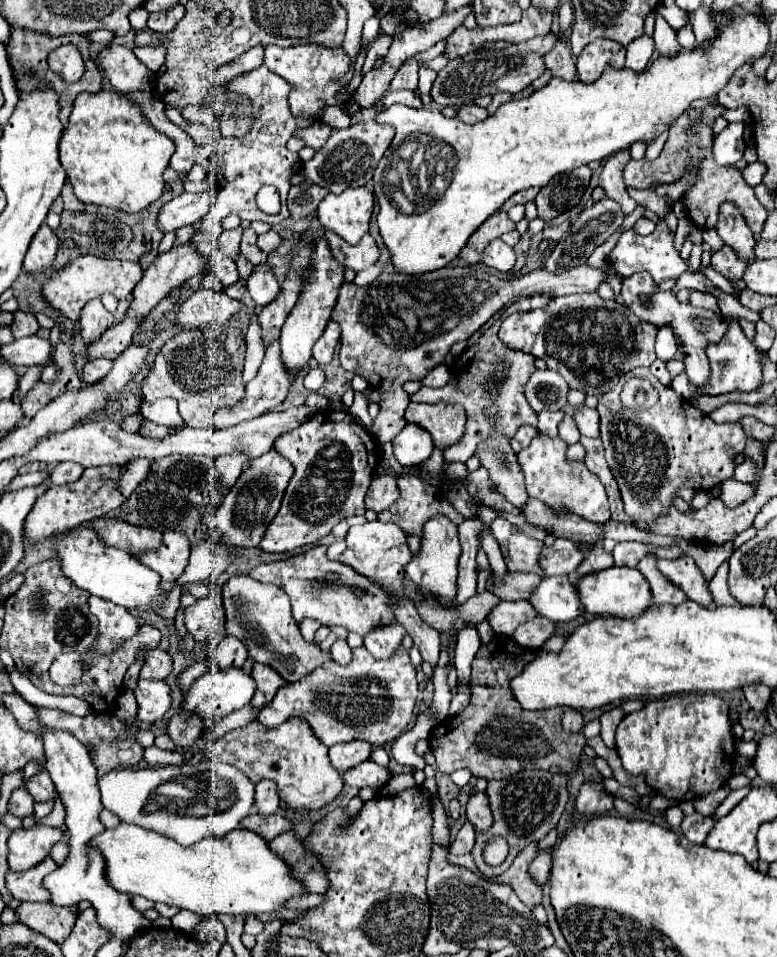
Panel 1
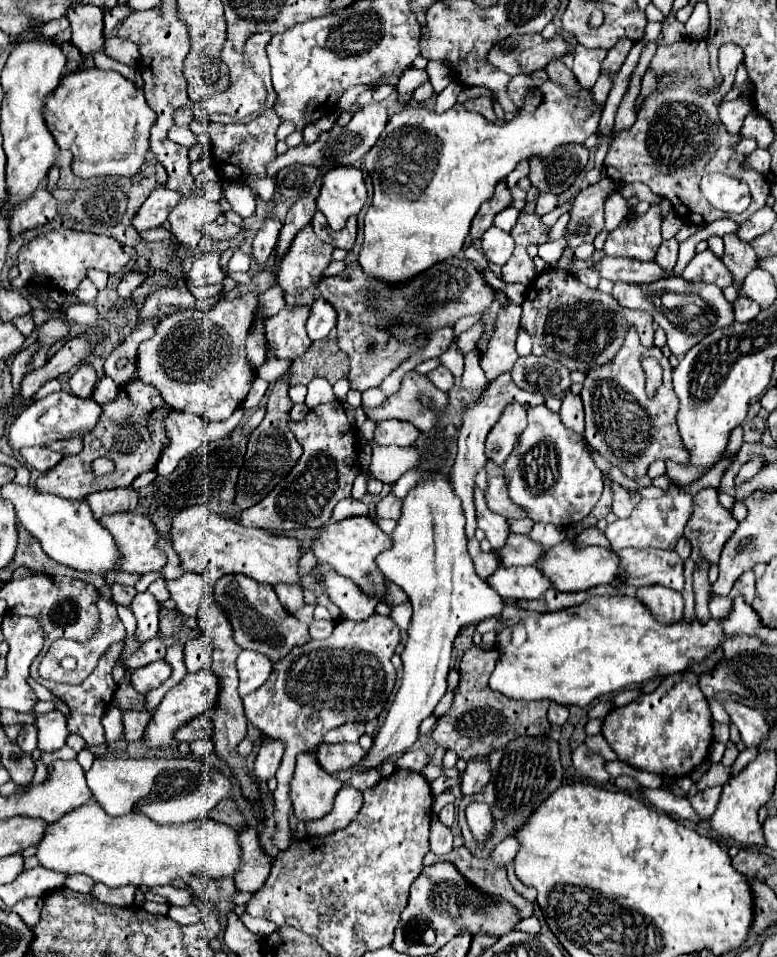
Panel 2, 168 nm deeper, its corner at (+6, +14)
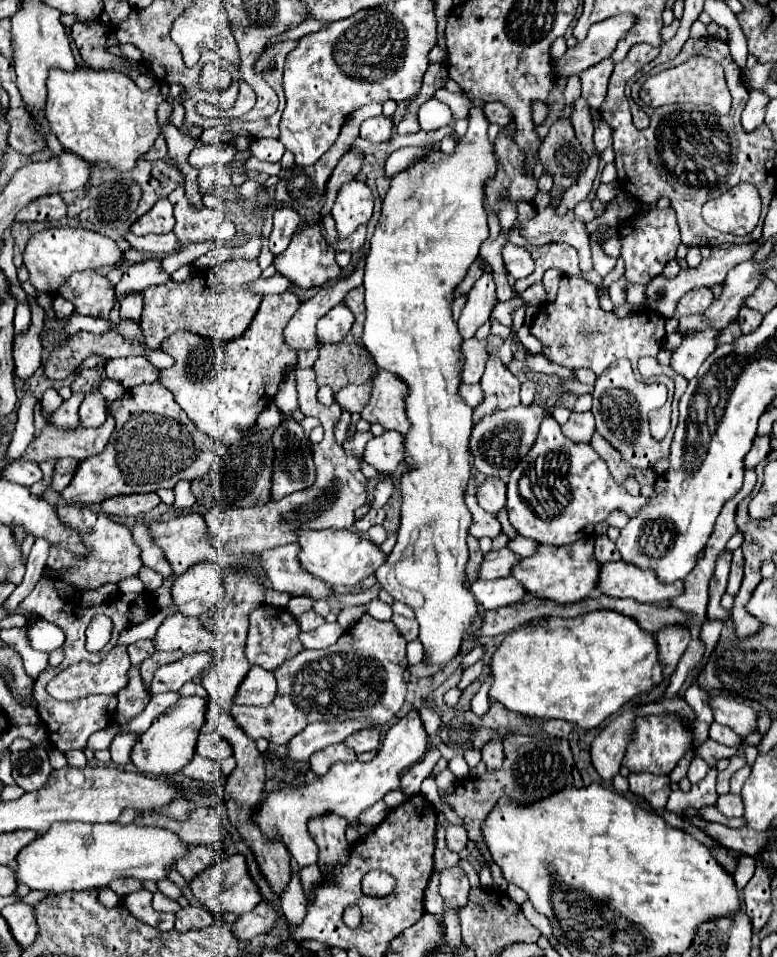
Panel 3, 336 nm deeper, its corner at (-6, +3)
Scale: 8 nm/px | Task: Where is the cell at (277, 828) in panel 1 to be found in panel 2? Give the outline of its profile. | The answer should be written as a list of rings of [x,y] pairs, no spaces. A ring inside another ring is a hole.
[[[230,798],[220,800],[220,802],[216,804],[216,808],[208,814],[208,818],[218,820],[218,822],[228,824],[228,826],[234,826],[234,828],[240,828],[240,830],[246,828],[246,826],[244,826],[244,818],[242,818],[242,814],[238,812],[236,804],[234,804]]]

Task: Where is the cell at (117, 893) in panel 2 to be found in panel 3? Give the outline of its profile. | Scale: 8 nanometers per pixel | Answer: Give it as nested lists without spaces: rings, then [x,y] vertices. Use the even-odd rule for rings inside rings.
[[[134,878],[116,879],[109,886],[120,897],[142,889],[142,883]]]

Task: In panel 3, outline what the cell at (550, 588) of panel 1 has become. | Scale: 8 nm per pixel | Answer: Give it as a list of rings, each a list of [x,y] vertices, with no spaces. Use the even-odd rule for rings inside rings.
[[[502,577],[502,579],[492,579],[492,581],[480,579],[472,583],[470,589],[486,611],[520,603],[520,599],[526,599],[528,595],[528,591],[524,591],[524,587],[520,587],[520,583],[516,583],[516,579],[512,577]]]

